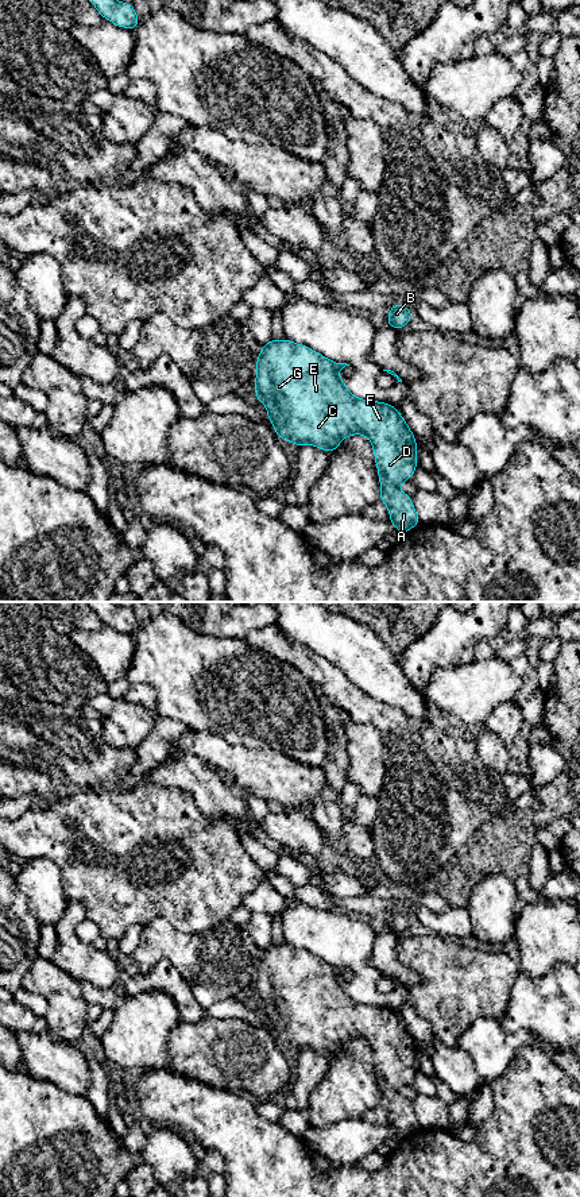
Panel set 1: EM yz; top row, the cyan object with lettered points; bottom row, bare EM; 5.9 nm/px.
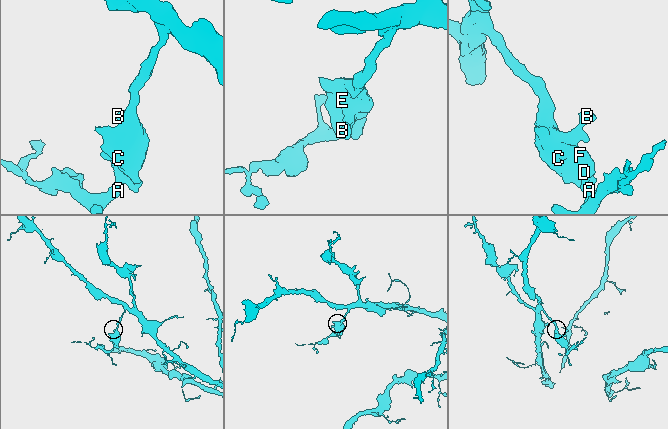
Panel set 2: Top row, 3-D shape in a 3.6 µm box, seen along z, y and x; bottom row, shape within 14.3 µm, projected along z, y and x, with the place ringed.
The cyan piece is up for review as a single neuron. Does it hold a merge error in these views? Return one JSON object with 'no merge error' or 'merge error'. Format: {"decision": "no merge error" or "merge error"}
{"decision": "no merge error"}

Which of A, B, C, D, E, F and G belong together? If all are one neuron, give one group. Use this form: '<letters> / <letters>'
A B C D E F G

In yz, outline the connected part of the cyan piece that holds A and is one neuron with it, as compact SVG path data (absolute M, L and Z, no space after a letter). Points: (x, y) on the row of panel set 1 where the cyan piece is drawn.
M286 337L271 339L262 345L256 358L258 374L255 379L255 397L267 406L267 420L282 440L295 447L309 444L326 451L329 455L347 436L364 435L374 448L376 470L380 482L380 498L390 514L390 522L398 533L406 533L421 524L410 495L399 490L399 484L409 480L417 464L417 440L401 416L390 403L356 398L337 372L347 363L336 363L308 345L297 344Z

